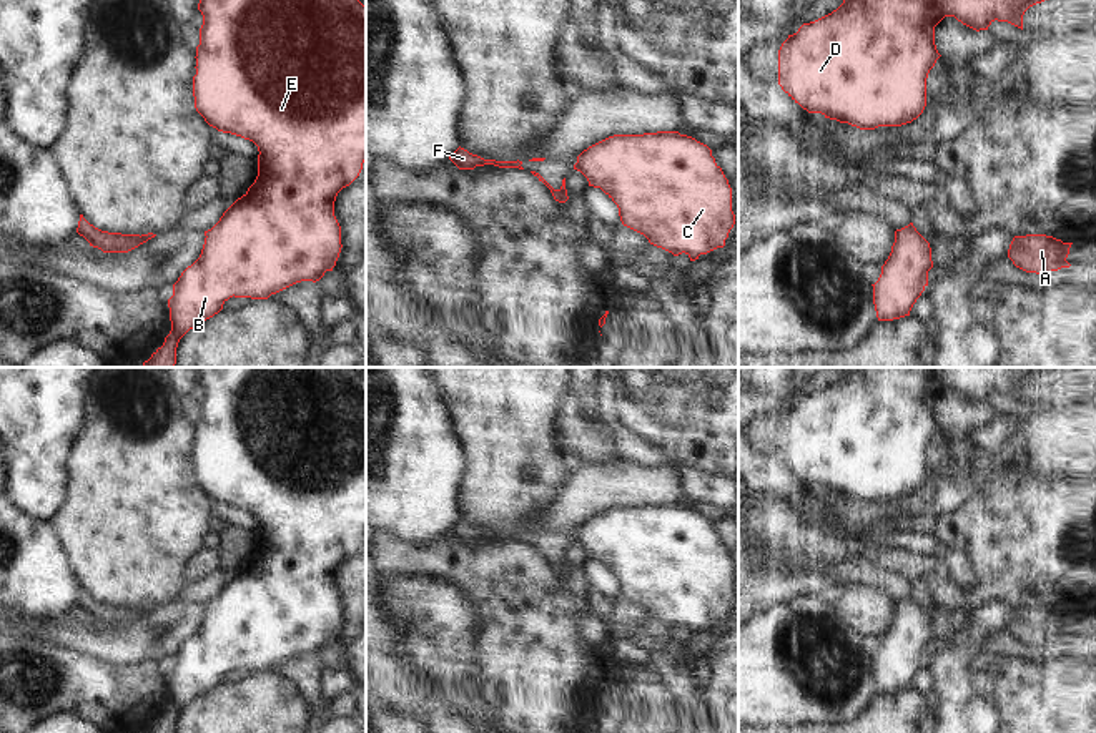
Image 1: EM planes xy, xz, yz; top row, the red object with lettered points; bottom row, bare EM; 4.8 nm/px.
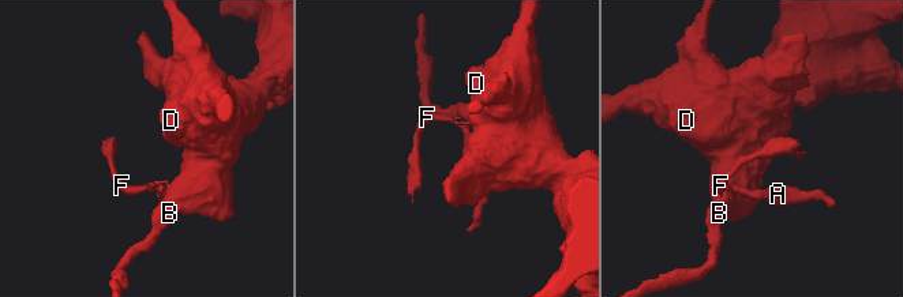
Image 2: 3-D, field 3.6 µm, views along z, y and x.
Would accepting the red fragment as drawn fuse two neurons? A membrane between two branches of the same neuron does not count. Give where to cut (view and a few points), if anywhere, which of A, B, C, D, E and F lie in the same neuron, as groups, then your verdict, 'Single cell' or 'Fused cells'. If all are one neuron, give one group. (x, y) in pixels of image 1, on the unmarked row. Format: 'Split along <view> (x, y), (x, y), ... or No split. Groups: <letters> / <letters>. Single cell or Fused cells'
Split along xz (577, 536), (574, 541). Groups: A F / B C D E. Fused cells

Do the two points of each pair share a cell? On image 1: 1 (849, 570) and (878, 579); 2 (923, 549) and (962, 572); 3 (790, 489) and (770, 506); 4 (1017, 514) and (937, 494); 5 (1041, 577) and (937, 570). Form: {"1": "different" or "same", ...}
{"1": "same", "2": "same", "3": "different", "4": "different", "5": "same"}

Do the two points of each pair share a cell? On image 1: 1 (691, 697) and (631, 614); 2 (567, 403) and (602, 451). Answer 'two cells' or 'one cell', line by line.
1: one cell
2: one cell

